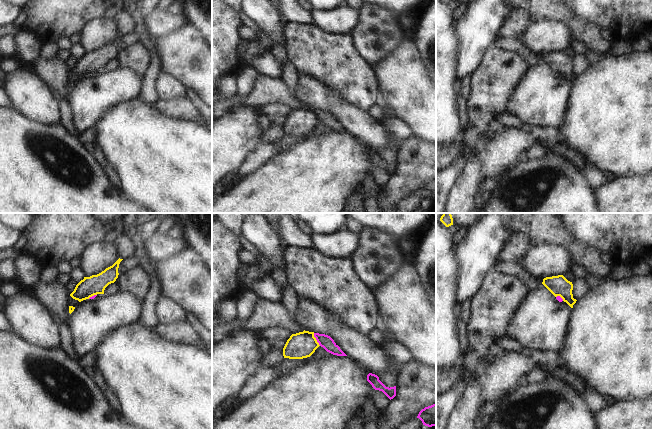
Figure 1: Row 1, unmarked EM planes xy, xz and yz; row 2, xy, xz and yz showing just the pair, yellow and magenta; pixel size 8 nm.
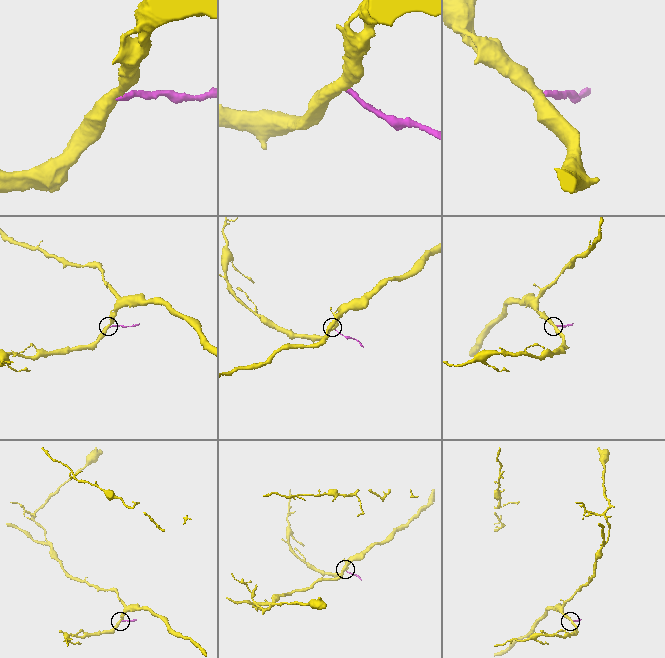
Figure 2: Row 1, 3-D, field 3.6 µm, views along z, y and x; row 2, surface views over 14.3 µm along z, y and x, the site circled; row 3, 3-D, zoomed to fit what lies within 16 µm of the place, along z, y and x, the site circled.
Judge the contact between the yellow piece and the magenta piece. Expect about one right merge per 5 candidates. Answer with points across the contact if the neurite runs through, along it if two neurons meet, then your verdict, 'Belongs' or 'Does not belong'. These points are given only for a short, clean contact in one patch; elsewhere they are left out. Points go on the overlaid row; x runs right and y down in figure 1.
Boundary: xz (313, 333), (313, 336), (320, 345). Does not belong

